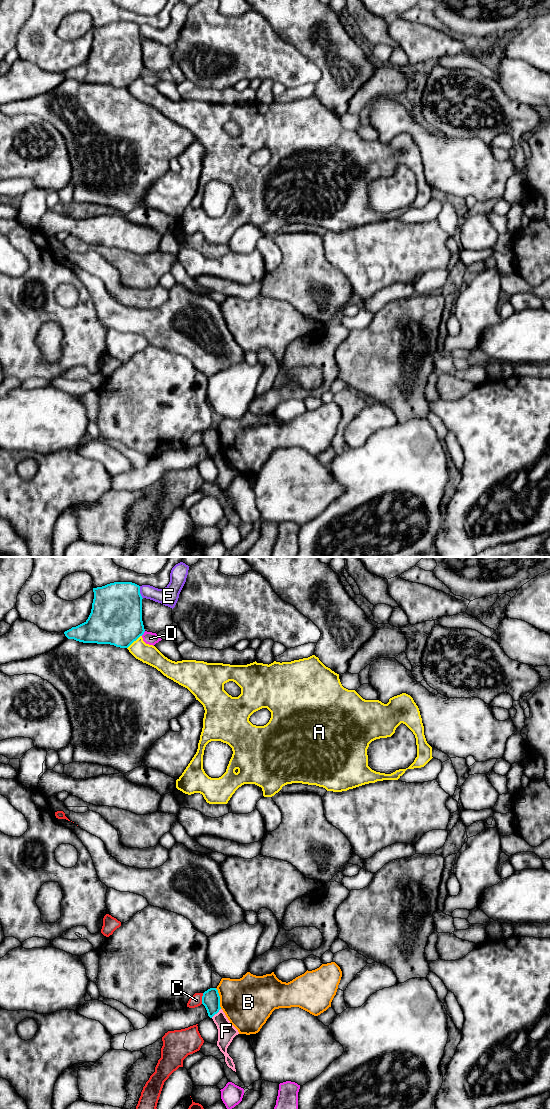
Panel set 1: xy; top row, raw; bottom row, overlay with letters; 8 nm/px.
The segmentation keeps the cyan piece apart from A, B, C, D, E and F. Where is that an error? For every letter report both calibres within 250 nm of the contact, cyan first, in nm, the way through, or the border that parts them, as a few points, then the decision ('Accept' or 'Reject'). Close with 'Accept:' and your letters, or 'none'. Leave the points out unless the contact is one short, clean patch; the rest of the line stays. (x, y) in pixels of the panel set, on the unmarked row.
A: Thickness 420 nm (cyan) against 160 nm. Reject
B: Thickness 140 nm (cyan) against 400 nm. Reject
C: Thickness 140 nm (cyan) against 100 nm. Reject
D: Thickness 420 nm (cyan) against 100 nm. Reject
E: Thickness 400 nm (cyan) against 150 nm. Reject
F: Thickness 140 nm (cyan) against 140 nm. Boundary: xy (220, 448), (211, 457). Reject
Accept: none

